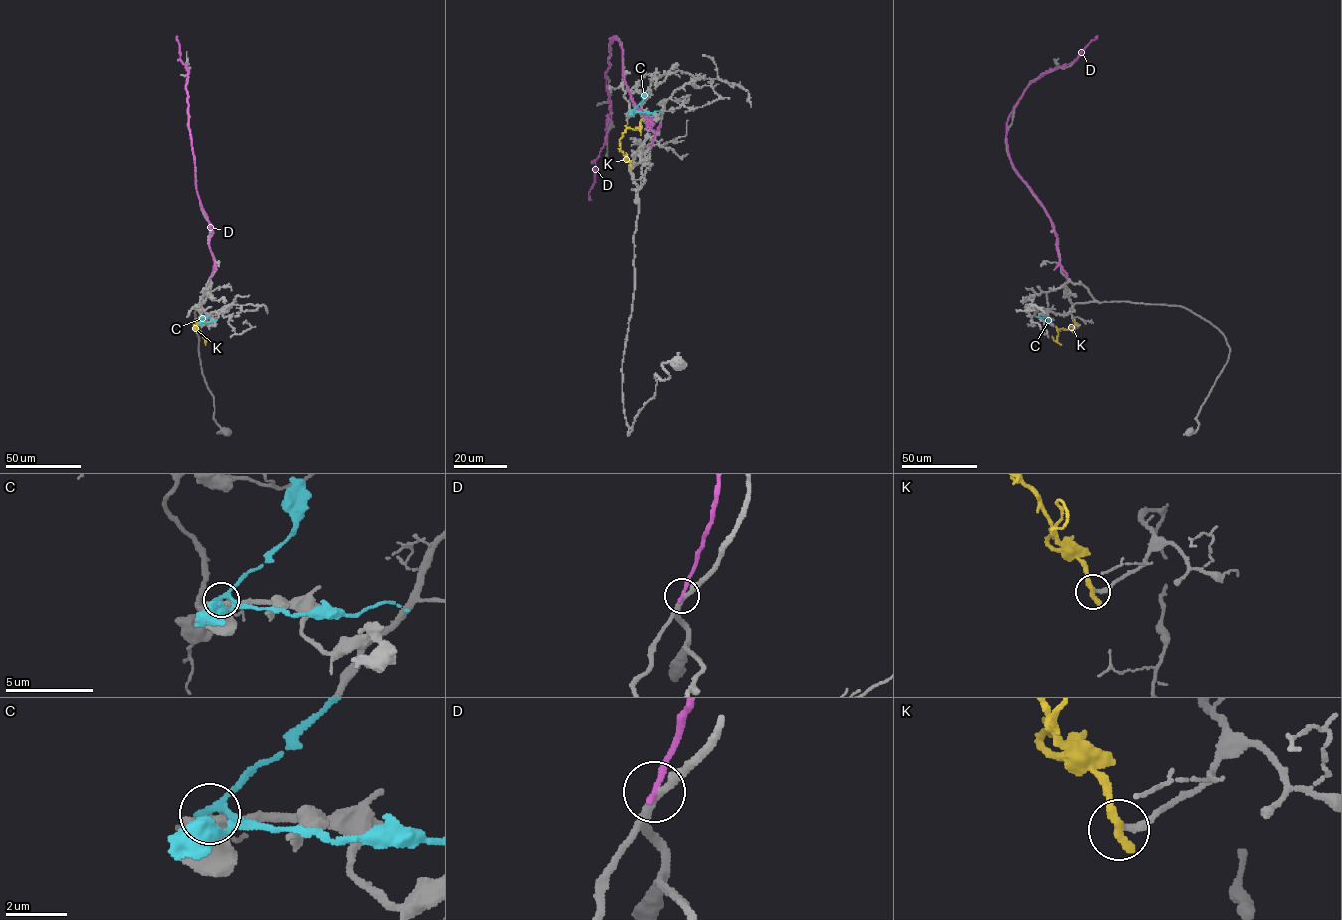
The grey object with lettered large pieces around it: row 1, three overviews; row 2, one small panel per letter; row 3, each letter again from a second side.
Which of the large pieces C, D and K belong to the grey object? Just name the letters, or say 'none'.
none

